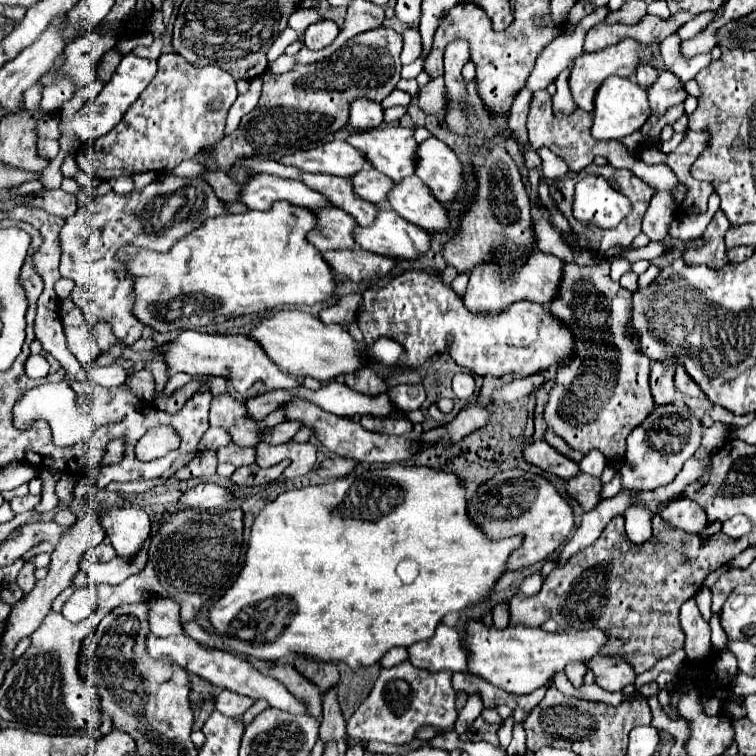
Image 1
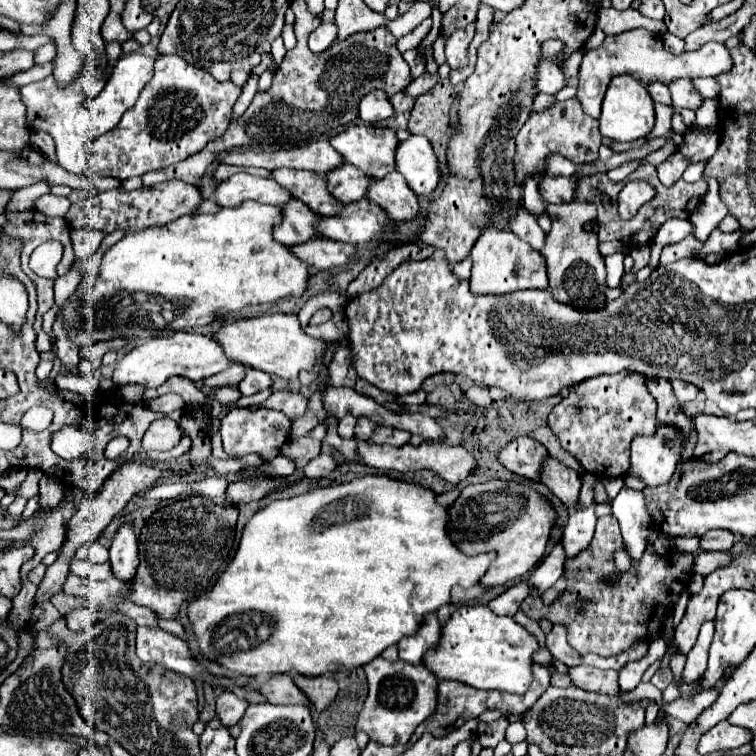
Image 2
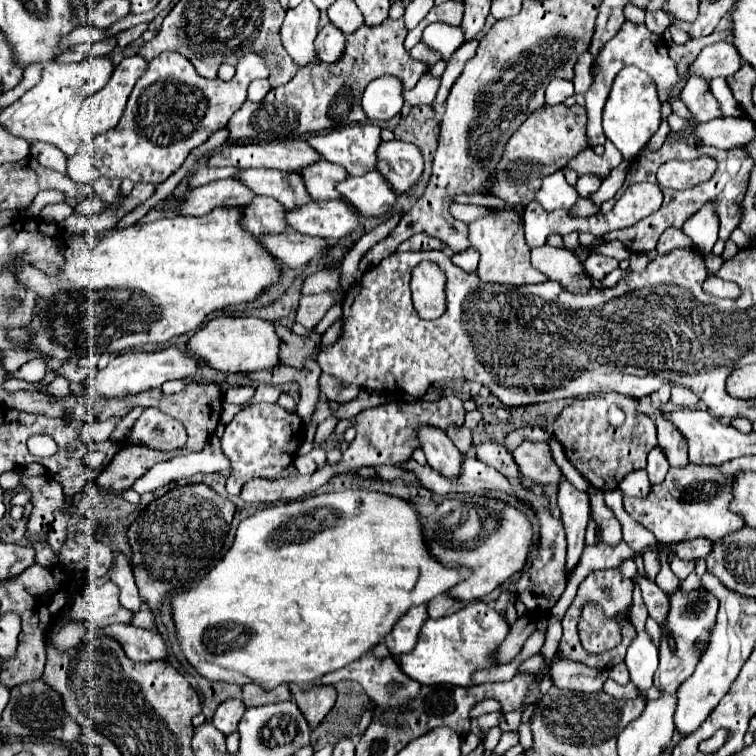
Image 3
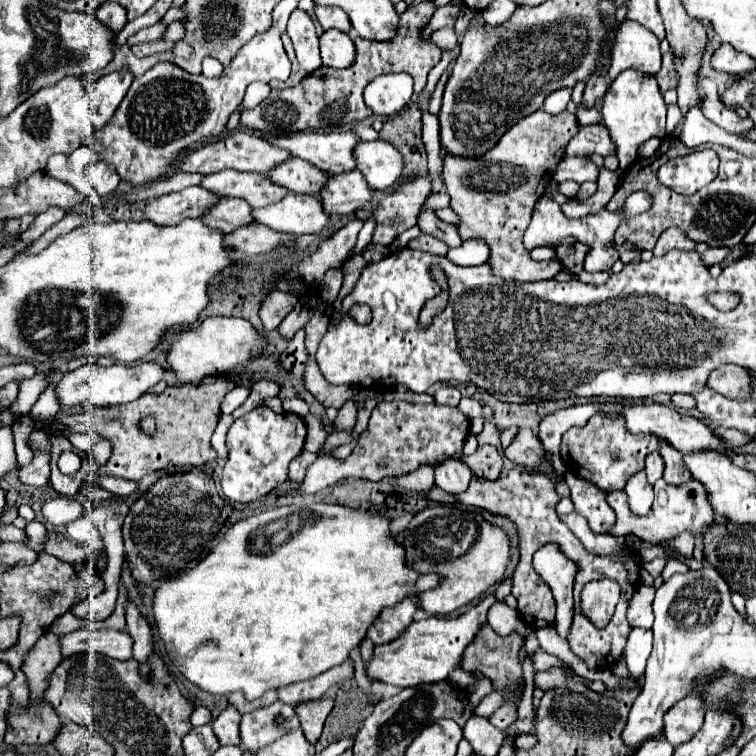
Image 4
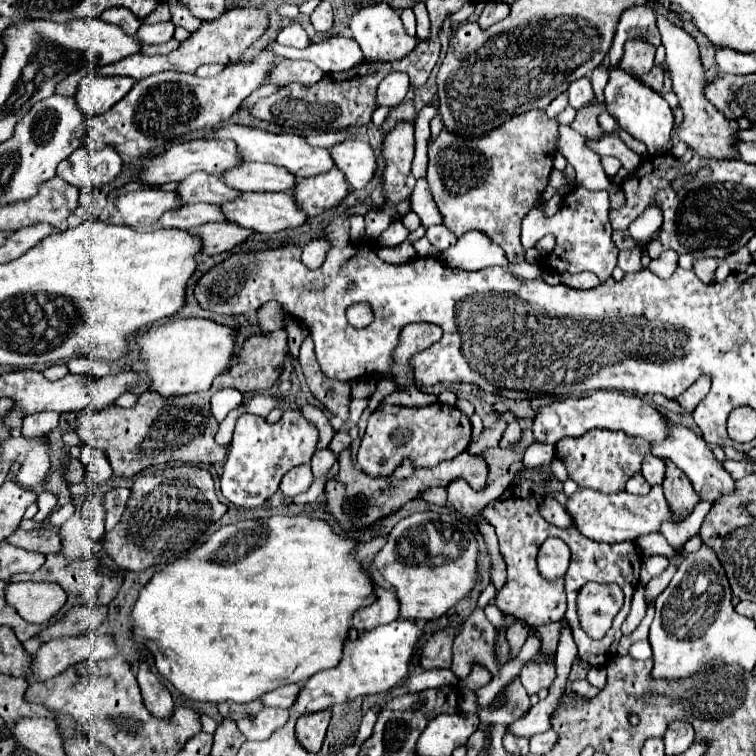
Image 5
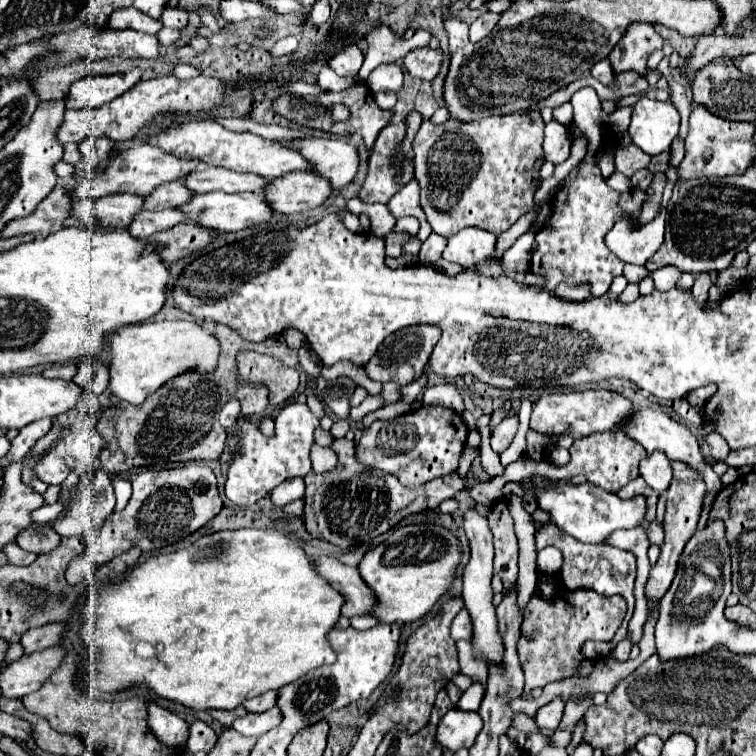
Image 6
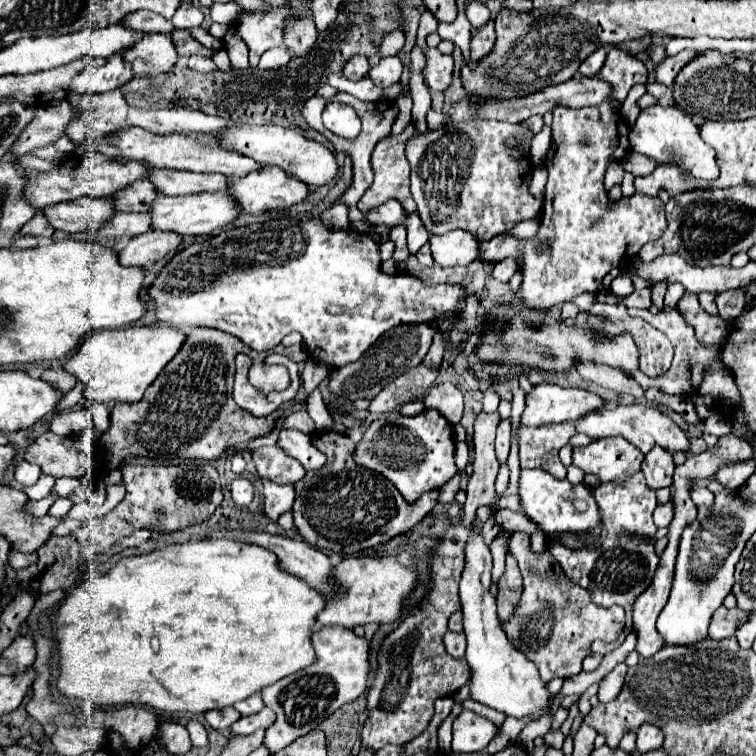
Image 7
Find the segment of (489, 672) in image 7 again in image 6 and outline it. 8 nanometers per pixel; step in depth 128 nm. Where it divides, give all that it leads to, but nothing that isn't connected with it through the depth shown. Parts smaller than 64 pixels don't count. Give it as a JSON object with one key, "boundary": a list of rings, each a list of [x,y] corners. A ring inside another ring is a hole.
{"boundary":[[[468,508],[464,512],[464,530],[466,536],[470,540],[470,562],[464,570],[464,604],[470,610],[472,616],[472,624],[474,624],[474,654],[482,656],[486,662],[500,662],[500,654],[502,654],[502,640],[496,632],[496,610],[492,606],[492,558],[494,558],[494,550],[492,550],[492,534],[488,528],[488,520],[476,512],[476,508]]]}

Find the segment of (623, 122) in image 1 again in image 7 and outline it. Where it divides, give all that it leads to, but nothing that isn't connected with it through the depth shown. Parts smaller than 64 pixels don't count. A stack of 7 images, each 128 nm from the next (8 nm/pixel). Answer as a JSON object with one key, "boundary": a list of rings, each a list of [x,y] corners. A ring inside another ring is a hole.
{"boundary":[[[600,48],[600,52],[594,52],[592,56],[588,56],[588,60],[584,60],[584,64],[580,66],[580,72],[588,78],[594,78],[602,70],[604,62],[606,62],[606,50]],[[654,104],[640,112],[636,124],[630,130],[630,148],[638,154],[644,154],[658,162],[678,162],[686,168],[692,168],[692,176],[714,180],[718,176],[718,164],[716,164],[716,152],[712,146],[702,142],[698,134],[698,126],[692,122],[692,118],[684,112],[680,112],[674,106],[662,106]]]}

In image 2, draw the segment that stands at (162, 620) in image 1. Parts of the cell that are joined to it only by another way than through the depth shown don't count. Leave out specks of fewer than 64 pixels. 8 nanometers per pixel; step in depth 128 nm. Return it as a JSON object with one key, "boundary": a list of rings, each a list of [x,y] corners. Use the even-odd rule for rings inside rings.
{"boundary":[[[124,602],[124,604],[120,604],[120,612],[126,614],[126,616],[130,616],[130,618],[134,618],[138,626],[158,628],[158,620],[160,620],[160,618],[156,616],[154,610],[146,608],[146,606],[136,606],[136,604],[128,604],[128,602]]]}

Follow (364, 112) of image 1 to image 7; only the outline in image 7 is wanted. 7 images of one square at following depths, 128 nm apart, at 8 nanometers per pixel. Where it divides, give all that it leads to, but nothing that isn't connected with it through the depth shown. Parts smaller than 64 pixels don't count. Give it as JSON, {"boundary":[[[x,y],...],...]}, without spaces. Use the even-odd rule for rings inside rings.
{"boundary":[[[398,56],[382,58],[380,64],[378,64],[376,68],[372,68],[368,74],[370,74],[372,82],[374,82],[378,88],[390,88],[392,84],[400,82],[400,76],[402,76],[402,62],[400,62]]]}

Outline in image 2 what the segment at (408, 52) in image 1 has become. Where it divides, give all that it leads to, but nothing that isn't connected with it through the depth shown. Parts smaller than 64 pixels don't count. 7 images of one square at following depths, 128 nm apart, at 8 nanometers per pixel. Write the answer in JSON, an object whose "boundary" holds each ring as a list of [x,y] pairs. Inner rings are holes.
{"boundary":[[[426,18],[420,26],[416,26],[412,32],[408,32],[406,36],[402,36],[402,38],[398,40],[398,50],[400,50],[402,54],[404,54],[404,52],[408,52],[408,50],[414,50],[414,48],[420,44],[420,40],[428,34],[430,24],[432,24],[432,20],[430,20],[430,18]]]}

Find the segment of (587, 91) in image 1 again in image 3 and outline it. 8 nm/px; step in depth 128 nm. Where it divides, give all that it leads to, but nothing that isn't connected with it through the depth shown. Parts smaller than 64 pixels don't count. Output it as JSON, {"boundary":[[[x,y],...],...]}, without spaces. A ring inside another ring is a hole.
{"boundary":[[[624,22],[620,32],[608,40],[600,54],[596,56],[596,68],[594,68],[594,82],[592,86],[588,88],[588,92],[584,94],[586,98],[586,114],[588,114],[588,136],[590,136],[590,146],[596,146],[596,144],[604,144],[606,142],[606,136],[602,132],[602,108],[604,108],[604,102],[608,98],[608,92],[610,92],[610,86],[612,86],[612,80],[616,78],[616,74],[626,68],[626,66],[636,66],[640,68],[642,72],[646,72],[656,88],[658,88],[658,94],[660,98],[664,98],[664,94],[672,92],[672,88],[680,82],[680,72],[678,72],[678,64],[668,56],[668,48],[662,40],[662,36],[656,36],[652,34],[646,24],[634,24],[634,22]],[[716,42],[712,46],[702,48],[702,52],[690,62],[688,66],[688,78],[692,72],[704,80],[716,78],[716,76],[732,76],[742,66],[742,58],[736,52],[736,48],[728,42]]]}

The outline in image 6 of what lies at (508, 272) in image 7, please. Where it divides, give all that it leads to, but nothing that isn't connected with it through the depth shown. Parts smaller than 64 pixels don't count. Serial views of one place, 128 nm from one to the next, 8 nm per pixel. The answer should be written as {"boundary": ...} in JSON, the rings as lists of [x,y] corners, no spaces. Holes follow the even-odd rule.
{"boundary":[[[528,230],[522,234],[510,250],[504,252],[502,256],[502,270],[504,272],[524,272],[530,264],[530,252],[532,252],[532,242],[534,242],[536,230]]]}

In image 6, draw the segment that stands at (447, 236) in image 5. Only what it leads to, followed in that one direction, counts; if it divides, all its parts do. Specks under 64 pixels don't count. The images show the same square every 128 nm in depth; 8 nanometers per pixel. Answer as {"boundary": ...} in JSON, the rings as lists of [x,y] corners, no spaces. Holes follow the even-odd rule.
{"boundary":[[[432,232],[428,236],[428,240],[422,244],[422,250],[420,250],[420,262],[422,264],[434,264],[442,258],[442,252],[446,248],[448,240],[436,232]]]}

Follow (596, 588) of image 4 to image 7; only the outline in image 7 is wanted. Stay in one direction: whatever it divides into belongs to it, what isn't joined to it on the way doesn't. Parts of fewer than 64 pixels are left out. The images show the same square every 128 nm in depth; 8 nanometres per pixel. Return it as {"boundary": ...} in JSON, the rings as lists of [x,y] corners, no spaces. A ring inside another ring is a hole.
{"boundary":[[[514,532],[510,538],[510,554],[516,558],[522,578],[524,578],[524,594],[520,598],[520,604],[516,606],[516,616],[508,622],[502,624],[510,644],[520,650],[528,660],[532,660],[540,672],[540,678],[544,682],[550,682],[552,678],[570,678],[582,672],[582,662],[588,654],[590,654],[590,644],[594,640],[604,640],[604,642],[614,642],[624,628],[624,608],[620,606],[610,606],[610,608],[602,608],[596,606],[590,598],[590,592],[580,588],[578,584],[572,584],[560,564],[556,564],[556,560],[552,560],[552,554],[546,550],[542,554],[534,552],[530,548],[530,536],[524,532]]]}

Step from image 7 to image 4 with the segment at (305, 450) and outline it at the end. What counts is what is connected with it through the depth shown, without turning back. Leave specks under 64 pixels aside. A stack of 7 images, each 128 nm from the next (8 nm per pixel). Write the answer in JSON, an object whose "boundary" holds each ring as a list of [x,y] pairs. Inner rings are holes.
{"boundary":[[[383,400],[372,410],[368,428],[360,434],[356,448],[346,460],[318,456],[318,460],[308,468],[302,484],[298,484],[296,490],[286,492],[286,496],[316,494],[342,478],[382,480],[386,476],[402,476],[414,472],[420,464],[436,464],[442,458],[446,460],[446,456],[458,456],[464,438],[468,436],[468,428],[470,420],[456,406]]]}

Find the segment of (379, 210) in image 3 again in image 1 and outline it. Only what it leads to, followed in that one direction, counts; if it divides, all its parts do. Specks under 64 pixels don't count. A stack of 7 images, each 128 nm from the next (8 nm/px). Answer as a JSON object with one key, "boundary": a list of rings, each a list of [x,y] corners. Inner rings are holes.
{"boundary":[[[408,176],[408,180],[398,182],[388,194],[388,200],[394,212],[412,224],[420,224],[430,232],[450,230],[448,210],[432,196],[430,188],[426,188],[418,176]]]}

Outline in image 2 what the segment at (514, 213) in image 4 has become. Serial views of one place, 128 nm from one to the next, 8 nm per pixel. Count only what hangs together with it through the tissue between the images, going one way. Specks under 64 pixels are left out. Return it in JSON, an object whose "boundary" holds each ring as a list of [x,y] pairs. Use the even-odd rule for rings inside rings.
{"boundary":[[[570,98],[566,102],[554,102],[548,110],[532,114],[516,136],[516,180],[518,184],[522,184],[526,176],[532,176],[536,170],[544,170],[544,158],[552,152],[562,154],[576,166],[594,162],[598,158],[600,144],[602,136],[598,132],[598,120],[584,114],[576,98]],[[486,228],[478,242],[472,248],[472,276],[470,290],[472,294],[508,294],[518,290],[544,290],[548,288],[546,260],[536,252],[528,242],[520,240],[514,232]]]}

